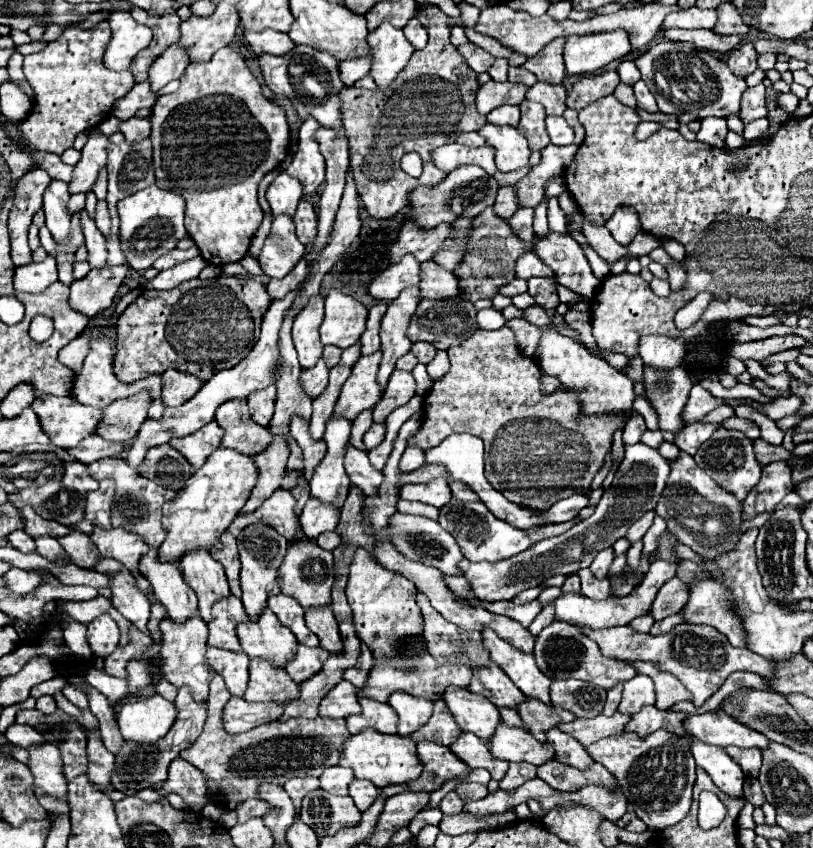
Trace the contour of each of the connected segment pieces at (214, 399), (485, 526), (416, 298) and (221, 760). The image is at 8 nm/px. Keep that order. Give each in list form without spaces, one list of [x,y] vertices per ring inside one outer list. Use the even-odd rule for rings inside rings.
[[[302,284],[300,288],[288,292],[282,300],[274,300],[268,308],[268,312],[264,314],[264,320],[262,320],[262,332],[260,332],[260,340],[256,342],[256,346],[250,350],[250,354],[240,362],[236,364],[234,368],[228,368],[228,370],[222,370],[222,372],[216,372],[202,388],[200,392],[196,392],[194,398],[190,398],[188,402],[172,408],[172,406],[166,406],[164,404],[164,416],[160,420],[152,420],[148,418],[138,436],[134,438],[132,446],[126,450],[126,464],[130,468],[138,468],[146,456],[146,452],[152,448],[152,446],[158,446],[158,444],[164,444],[164,442],[170,442],[172,436],[186,436],[186,434],[192,434],[196,432],[198,428],[202,428],[204,424],[212,422],[214,420],[214,412],[216,408],[226,402],[226,400],[232,400],[232,398],[246,398],[250,392],[254,390],[260,390],[260,388],[266,388],[270,384],[276,382],[276,376],[278,376],[278,364],[280,364],[280,350],[278,350],[278,332],[280,332],[280,326],[284,322],[284,316],[286,312],[292,308],[292,302],[294,298],[300,294],[302,290]]]
[[[454,499],[450,501],[450,504],[444,506],[440,510],[440,526],[446,528],[454,538],[456,542],[460,544],[464,556],[472,562],[480,562],[480,560],[488,560],[488,562],[498,562],[498,560],[506,560],[506,558],[512,558],[516,554],[520,554],[524,548],[530,548],[536,540],[542,540],[542,538],[549,538],[558,536],[562,532],[566,532],[579,522],[579,518],[575,517],[572,520],[560,524],[545,525],[540,529],[538,534],[526,534],[510,524],[506,524],[504,520],[498,520],[482,502],[458,502],[454,504]]]
[[[414,286],[414,288],[402,290],[400,296],[388,304],[388,312],[384,314],[382,326],[380,326],[380,340],[382,340],[382,352],[384,352],[380,372],[378,372],[380,384],[388,382],[396,360],[406,352],[410,352],[412,342],[406,336],[406,330],[420,300],[422,300],[420,288]]]
[[[214,674],[212,682],[210,682],[208,718],[206,718],[204,732],[198,736],[198,740],[192,746],[188,746],[186,750],[180,752],[182,760],[190,762],[192,766],[196,766],[206,776],[208,796],[210,796],[210,802],[214,802],[216,806],[220,806],[224,810],[234,810],[236,804],[244,802],[246,798],[256,798],[258,788],[260,788],[260,784],[264,784],[264,780],[274,782],[274,784],[284,784],[286,780],[296,778],[296,776],[320,776],[324,768],[338,764],[340,744],[344,742],[344,736],[350,736],[344,720],[332,720],[332,718],[320,718],[320,716],[314,718],[314,720],[292,718],[288,722],[262,724],[262,726],[258,726],[258,728],[254,728],[246,734],[228,734],[222,726],[222,708],[228,702],[228,698],[230,698],[230,692],[224,684],[224,678],[220,674]]]

